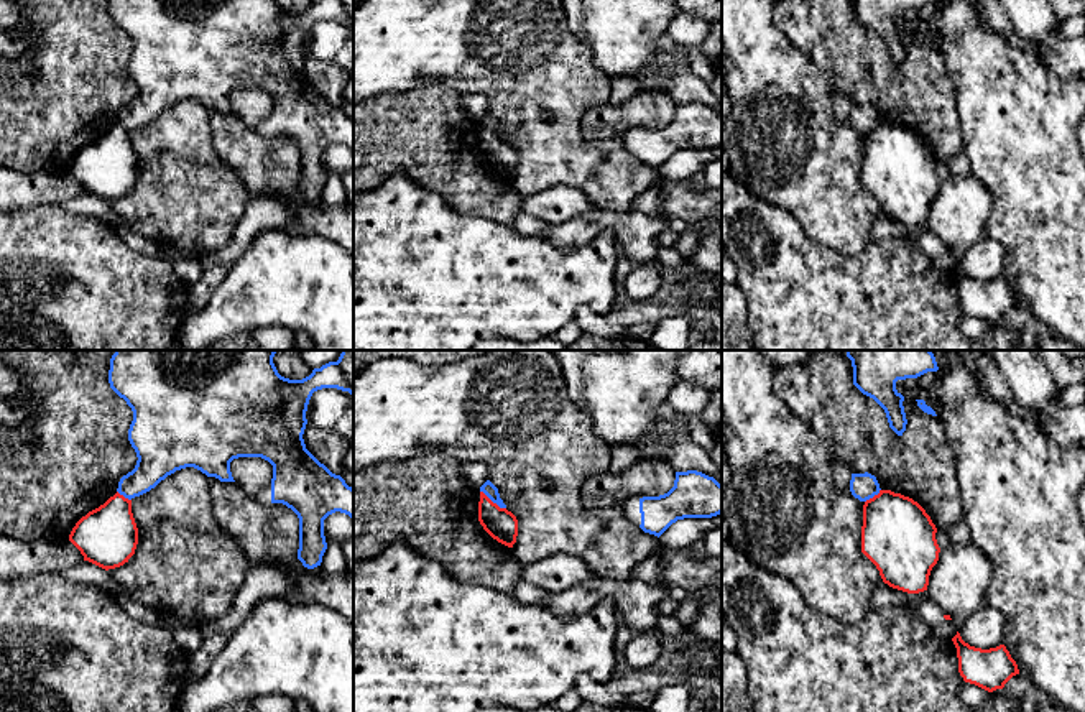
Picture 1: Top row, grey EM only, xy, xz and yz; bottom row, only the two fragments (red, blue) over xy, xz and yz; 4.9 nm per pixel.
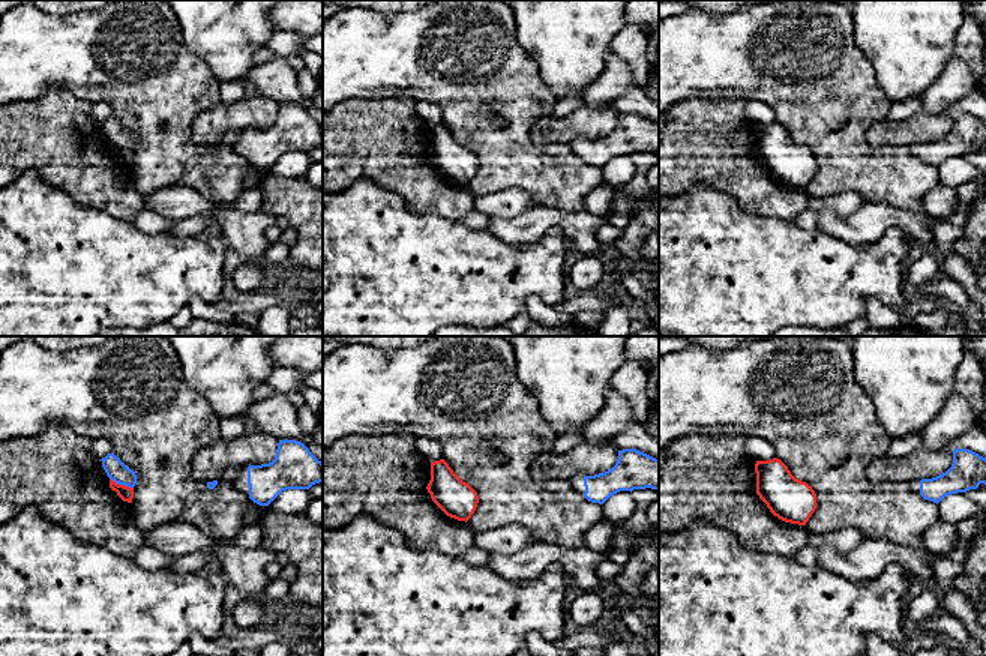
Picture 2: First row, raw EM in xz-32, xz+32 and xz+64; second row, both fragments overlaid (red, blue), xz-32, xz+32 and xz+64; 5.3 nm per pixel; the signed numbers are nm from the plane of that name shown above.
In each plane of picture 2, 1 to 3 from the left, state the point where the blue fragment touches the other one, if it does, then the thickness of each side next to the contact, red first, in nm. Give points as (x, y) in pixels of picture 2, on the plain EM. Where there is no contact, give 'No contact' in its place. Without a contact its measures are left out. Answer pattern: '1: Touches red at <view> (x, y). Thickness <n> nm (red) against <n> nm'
1: Touches red at xz-32 (122, 149). Thickness 80 nm (red) against 110 nm
2: No contact
3: No contact

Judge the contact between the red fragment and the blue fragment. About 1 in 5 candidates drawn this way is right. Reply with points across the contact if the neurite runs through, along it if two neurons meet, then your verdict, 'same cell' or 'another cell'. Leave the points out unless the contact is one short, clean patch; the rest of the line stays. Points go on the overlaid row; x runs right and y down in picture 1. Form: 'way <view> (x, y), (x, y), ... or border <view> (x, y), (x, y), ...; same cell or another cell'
border xz (480, 490), (505, 508); another cell

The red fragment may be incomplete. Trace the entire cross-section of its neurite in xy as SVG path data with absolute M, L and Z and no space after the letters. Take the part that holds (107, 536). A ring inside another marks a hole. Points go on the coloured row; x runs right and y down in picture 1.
M117 492L76 523L69 541L81 551L84 561L105 571L123 566L138 544L132 500Z

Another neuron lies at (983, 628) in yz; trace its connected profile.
M986 603L958 623L958 633L962 640L970 646L981 650L1003 645L1003 630L1003 615Z

